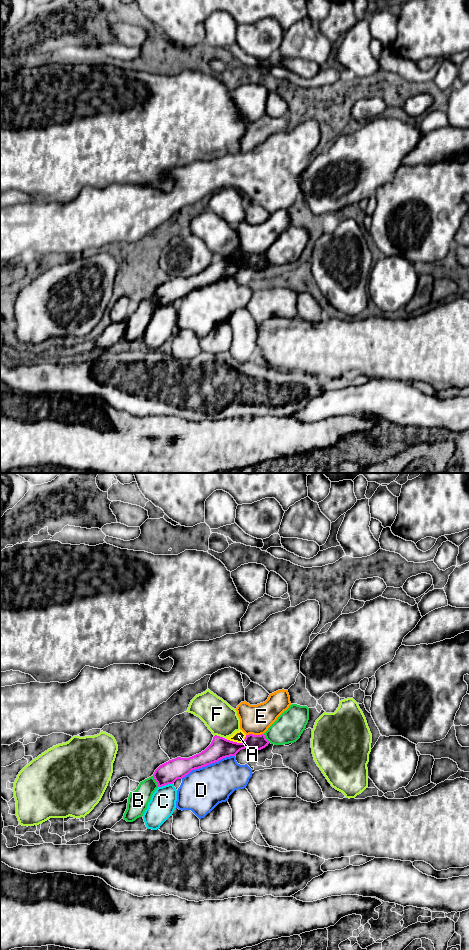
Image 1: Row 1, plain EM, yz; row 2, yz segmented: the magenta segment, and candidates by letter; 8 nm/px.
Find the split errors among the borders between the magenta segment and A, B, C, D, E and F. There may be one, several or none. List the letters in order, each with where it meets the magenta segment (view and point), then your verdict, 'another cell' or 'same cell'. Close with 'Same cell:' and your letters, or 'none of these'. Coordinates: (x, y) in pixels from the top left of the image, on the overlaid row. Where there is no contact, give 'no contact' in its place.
A: contact yz (236, 742); another cell
B: contact yz (155, 780); another cell
C: contact yz (165, 784); another cell
D: contact yz (207, 764); another cell
E: contact yz (254, 735); another cell
F: contact yz (219, 736); another cell
Same cell: none of these

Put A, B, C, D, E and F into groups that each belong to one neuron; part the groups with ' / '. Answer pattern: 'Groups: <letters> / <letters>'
Groups: A / B / C D / E / F

